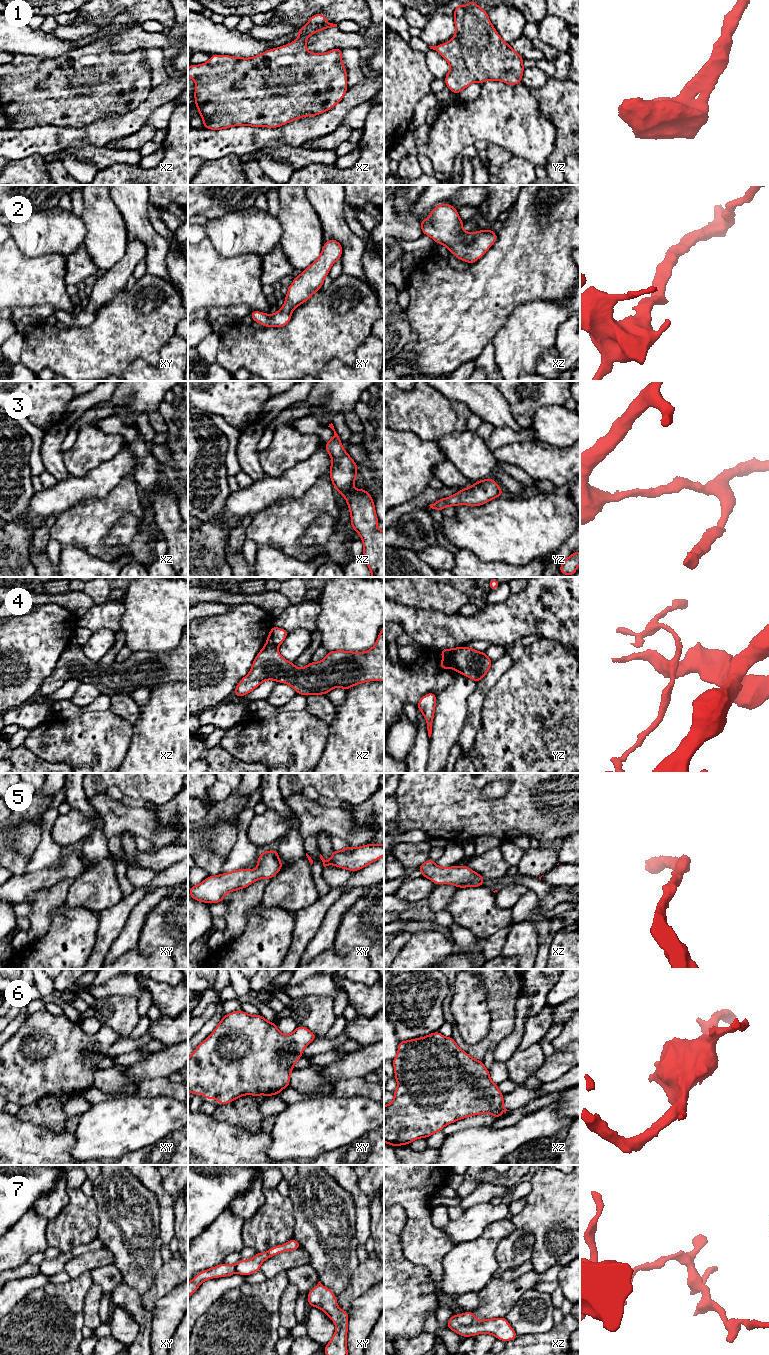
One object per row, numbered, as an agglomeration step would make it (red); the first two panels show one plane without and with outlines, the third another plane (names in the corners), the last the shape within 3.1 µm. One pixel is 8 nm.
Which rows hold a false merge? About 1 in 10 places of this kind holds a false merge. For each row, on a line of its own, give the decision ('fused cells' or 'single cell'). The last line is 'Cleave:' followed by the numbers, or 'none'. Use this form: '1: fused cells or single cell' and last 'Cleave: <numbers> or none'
1: single cell
2: single cell
3: single cell
4: fused cells
5: single cell
6: single cell
7: single cell
Cleave: 4

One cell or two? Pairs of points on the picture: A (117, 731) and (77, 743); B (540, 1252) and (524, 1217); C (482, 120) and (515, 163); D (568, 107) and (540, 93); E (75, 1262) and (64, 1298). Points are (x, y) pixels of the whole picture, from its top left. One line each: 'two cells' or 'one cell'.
A: one cell
B: one cell
C: two cells
D: one cell
E: two cells

